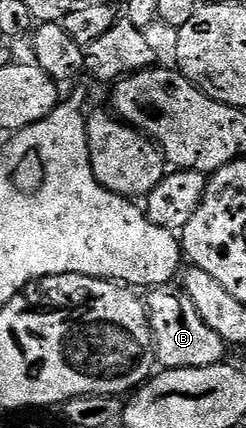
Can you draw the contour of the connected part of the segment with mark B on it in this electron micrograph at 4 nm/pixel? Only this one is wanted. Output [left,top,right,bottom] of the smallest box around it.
[146,287,226,369]

